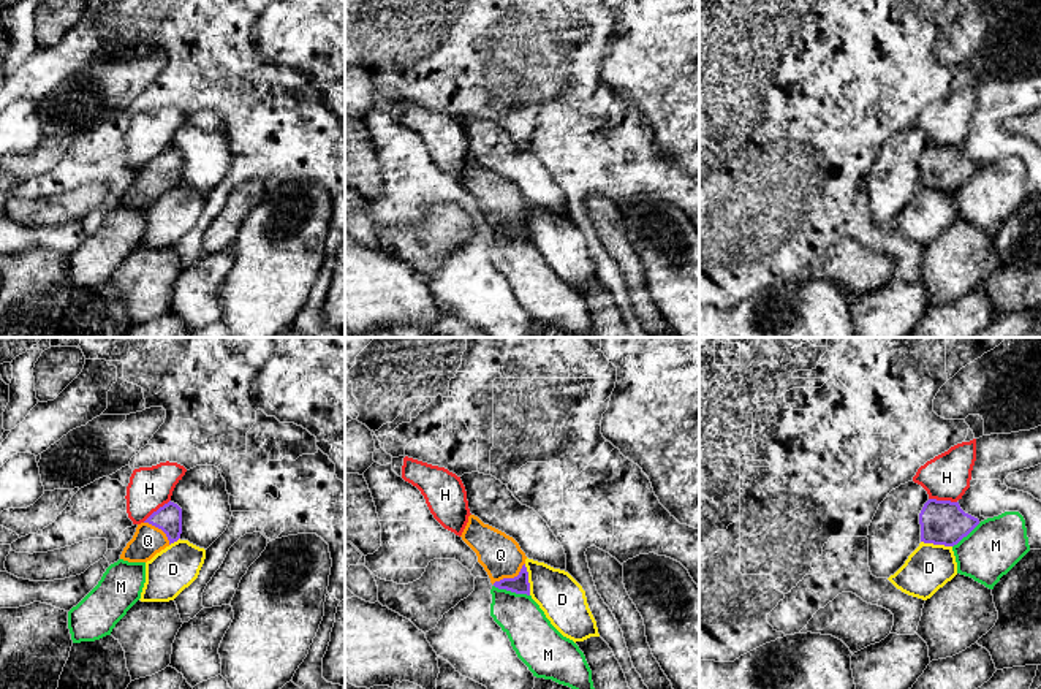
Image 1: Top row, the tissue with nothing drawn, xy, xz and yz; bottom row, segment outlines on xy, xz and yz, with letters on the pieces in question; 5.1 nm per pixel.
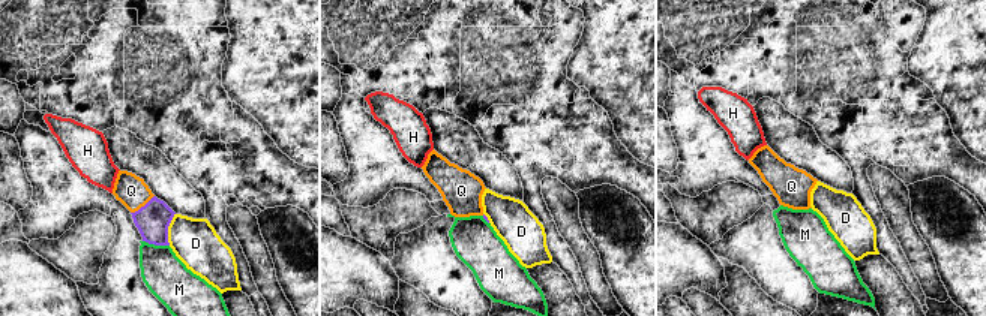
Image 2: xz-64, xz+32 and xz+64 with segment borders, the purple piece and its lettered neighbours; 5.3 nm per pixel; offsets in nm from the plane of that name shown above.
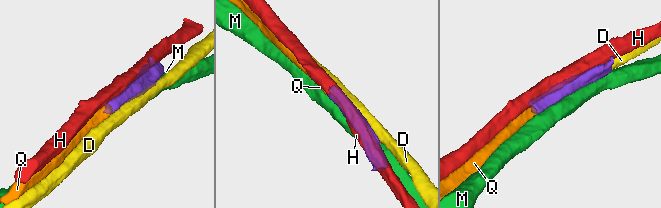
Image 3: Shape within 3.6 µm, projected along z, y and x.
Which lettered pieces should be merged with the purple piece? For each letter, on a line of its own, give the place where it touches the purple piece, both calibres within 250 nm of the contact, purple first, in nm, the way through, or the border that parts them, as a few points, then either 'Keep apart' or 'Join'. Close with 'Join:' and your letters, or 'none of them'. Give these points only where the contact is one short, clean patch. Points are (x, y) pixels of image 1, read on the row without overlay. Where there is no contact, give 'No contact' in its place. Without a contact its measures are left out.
D: Touches purple at xz (527, 225). Thickness 90 nm (purple) against 240 nm. Keep apart
H: Touches purple at yz (943, 146). Thickness 220 nm (purple) against 240 nm. Keep apart
M: Touches purple at xz (511, 236). Thickness 90 nm (purple) against 240 nm. Keep apart
Q: Touches purple at xz (510, 224). Thickness 90 nm (purple) against 220 nm. Path across: xz (519, 230), (510, 224), (500, 200). Join
Join: Q

